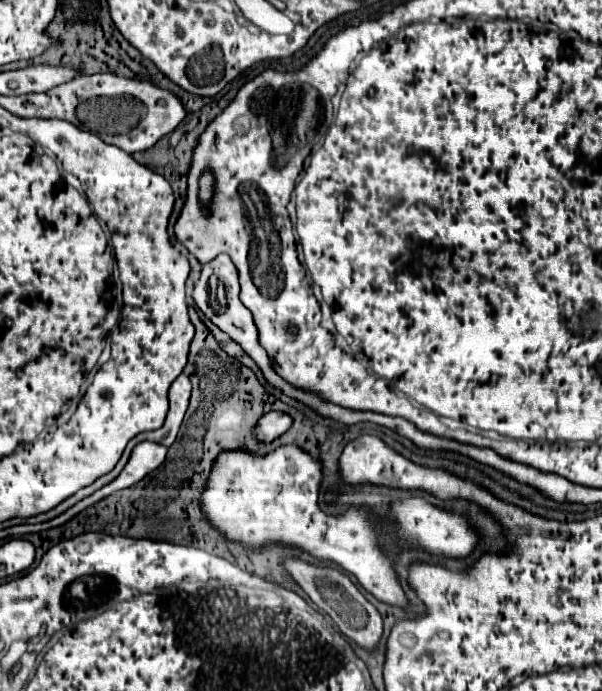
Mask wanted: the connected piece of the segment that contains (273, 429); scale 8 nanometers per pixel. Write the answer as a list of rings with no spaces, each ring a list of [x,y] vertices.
[[[267,412],[257,424],[255,424],[255,440],[259,444],[269,444],[277,440],[283,432],[287,432],[291,426],[291,418],[283,412]]]

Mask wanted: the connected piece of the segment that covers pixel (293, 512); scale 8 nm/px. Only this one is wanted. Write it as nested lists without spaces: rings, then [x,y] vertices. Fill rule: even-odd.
[[[287,444],[279,446],[267,456],[247,456],[245,452],[225,452],[221,458],[217,458],[213,466],[213,474],[209,476],[207,490],[201,496],[201,508],[205,510],[207,518],[221,530],[227,538],[231,540],[241,540],[243,546],[259,550],[265,542],[275,540],[283,542],[285,546],[297,546],[305,552],[309,552],[315,558],[321,560],[333,560],[339,564],[345,572],[355,574],[359,584],[371,592],[375,598],[387,604],[395,606],[405,606],[405,594],[397,582],[397,576],[393,572],[393,560],[387,558],[379,548],[377,548],[377,534],[373,530],[373,522],[365,518],[363,510],[347,510],[347,514],[333,518],[321,512],[317,506],[317,496],[319,496],[319,480],[321,480],[321,464],[311,456],[305,454],[301,448]]]

